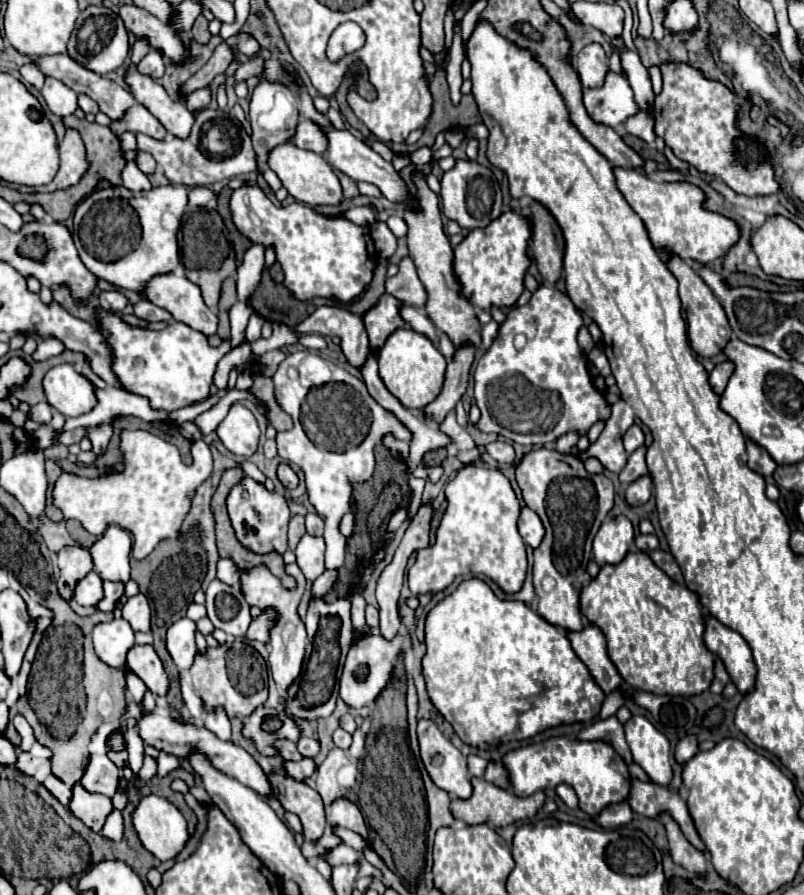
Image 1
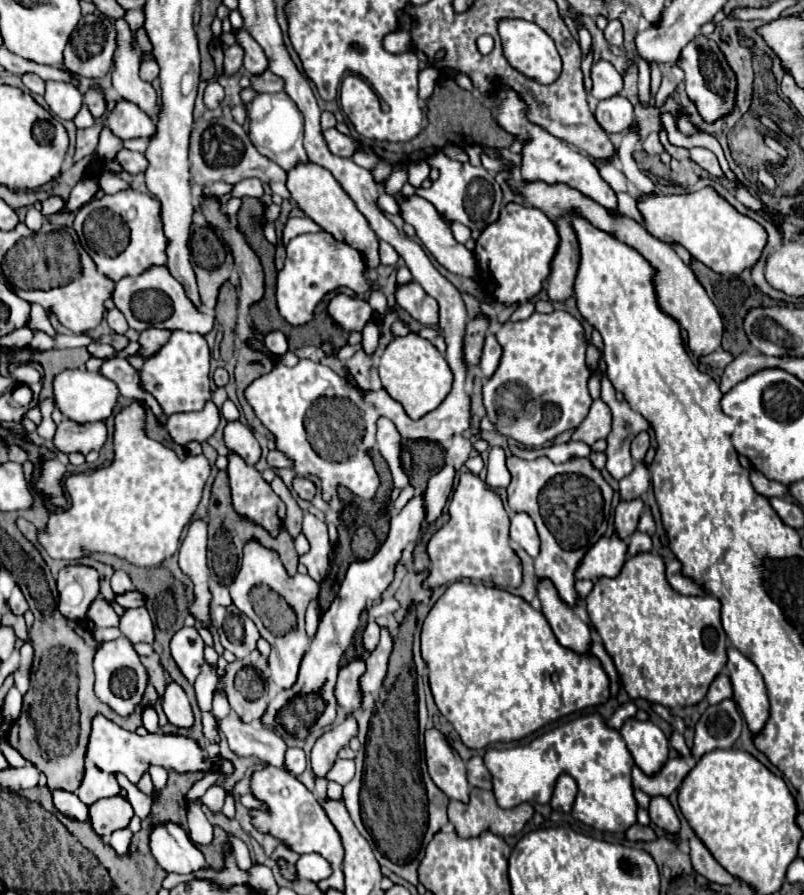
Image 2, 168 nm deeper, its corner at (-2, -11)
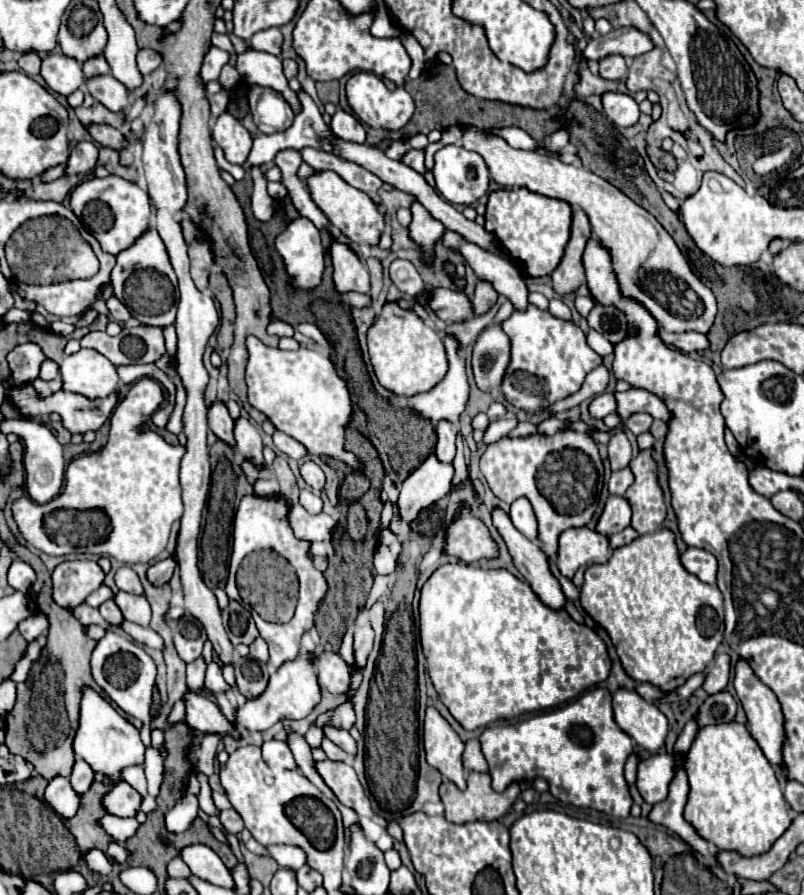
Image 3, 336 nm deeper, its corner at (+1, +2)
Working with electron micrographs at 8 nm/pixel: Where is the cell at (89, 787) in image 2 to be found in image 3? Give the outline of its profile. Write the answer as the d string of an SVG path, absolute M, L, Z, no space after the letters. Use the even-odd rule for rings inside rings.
M78 759L74 765L74 771L70 775L70 783L72 783L74 791L82 795L94 783L94 777L96 777L96 773L92 771L92 767L88 767L88 763L84 763L84 759Z

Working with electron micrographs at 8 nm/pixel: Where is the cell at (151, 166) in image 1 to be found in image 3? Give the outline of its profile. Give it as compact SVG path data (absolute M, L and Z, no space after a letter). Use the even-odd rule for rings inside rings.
M90 125L88 133L92 135L92 139L104 147L110 147L114 151L122 151L130 145L130 141L126 139L126 135L114 127L108 125Z

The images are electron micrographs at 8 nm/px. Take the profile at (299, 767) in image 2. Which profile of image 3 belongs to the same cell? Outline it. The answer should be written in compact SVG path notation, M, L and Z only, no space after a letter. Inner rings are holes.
M266 741L262 745L262 757L270 767L280 767L280 769L296 769L294 755L288 747L286 741Z

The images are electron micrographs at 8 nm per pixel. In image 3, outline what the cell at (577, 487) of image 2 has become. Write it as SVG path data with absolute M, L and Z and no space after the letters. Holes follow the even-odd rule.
M564 429L562 433L556 433L552 437L548 435L530 435L524 439L500 439L498 443L492 443L486 447L482 459L480 459L480 471L484 473L490 489L494 495L506 503L516 501L518 497L526 497L536 513L538 519L538 539L542 541L542 551L550 557L556 559L556 547L558 547L558 537L562 531L574 527L584 527L592 521L596 513L596 485L598 485L598 447L596 443L586 435L586 433L576 433L572 429Z

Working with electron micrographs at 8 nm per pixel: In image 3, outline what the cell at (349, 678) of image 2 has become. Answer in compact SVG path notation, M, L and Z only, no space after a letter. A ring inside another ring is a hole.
M326 647L326 651L320 655L316 667L318 667L318 681L324 689L328 689L334 695L348 691L350 665L346 665L346 661L330 647Z

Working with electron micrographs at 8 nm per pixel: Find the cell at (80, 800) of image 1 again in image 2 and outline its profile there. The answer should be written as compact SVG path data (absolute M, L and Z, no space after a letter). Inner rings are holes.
M111 796L95 802L89 806L89 818L95 832L103 838L113 834L115 830L123 830L129 826L131 818L135 816L133 806L125 796Z

